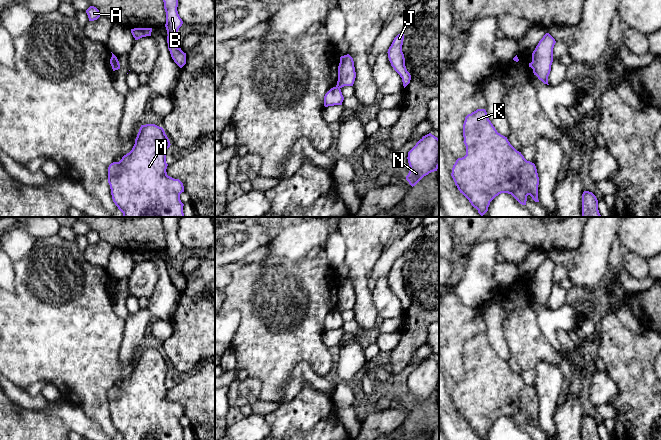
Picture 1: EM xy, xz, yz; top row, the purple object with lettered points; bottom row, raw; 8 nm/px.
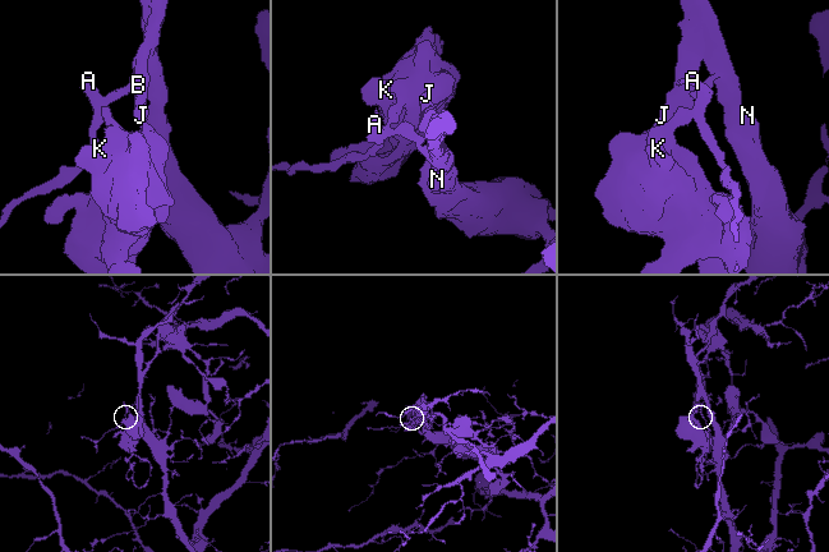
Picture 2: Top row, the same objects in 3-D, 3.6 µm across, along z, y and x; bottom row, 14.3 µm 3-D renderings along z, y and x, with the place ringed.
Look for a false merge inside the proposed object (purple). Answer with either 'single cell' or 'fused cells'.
fused cells

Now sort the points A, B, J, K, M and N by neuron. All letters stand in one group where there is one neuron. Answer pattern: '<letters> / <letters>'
A N / B J K M

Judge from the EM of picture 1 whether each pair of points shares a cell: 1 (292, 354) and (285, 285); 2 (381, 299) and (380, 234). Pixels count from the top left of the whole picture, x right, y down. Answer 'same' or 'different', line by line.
1: same
2: different

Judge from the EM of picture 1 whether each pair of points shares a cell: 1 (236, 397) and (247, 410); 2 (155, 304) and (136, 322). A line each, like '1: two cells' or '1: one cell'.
1: two cells
2: one cell

